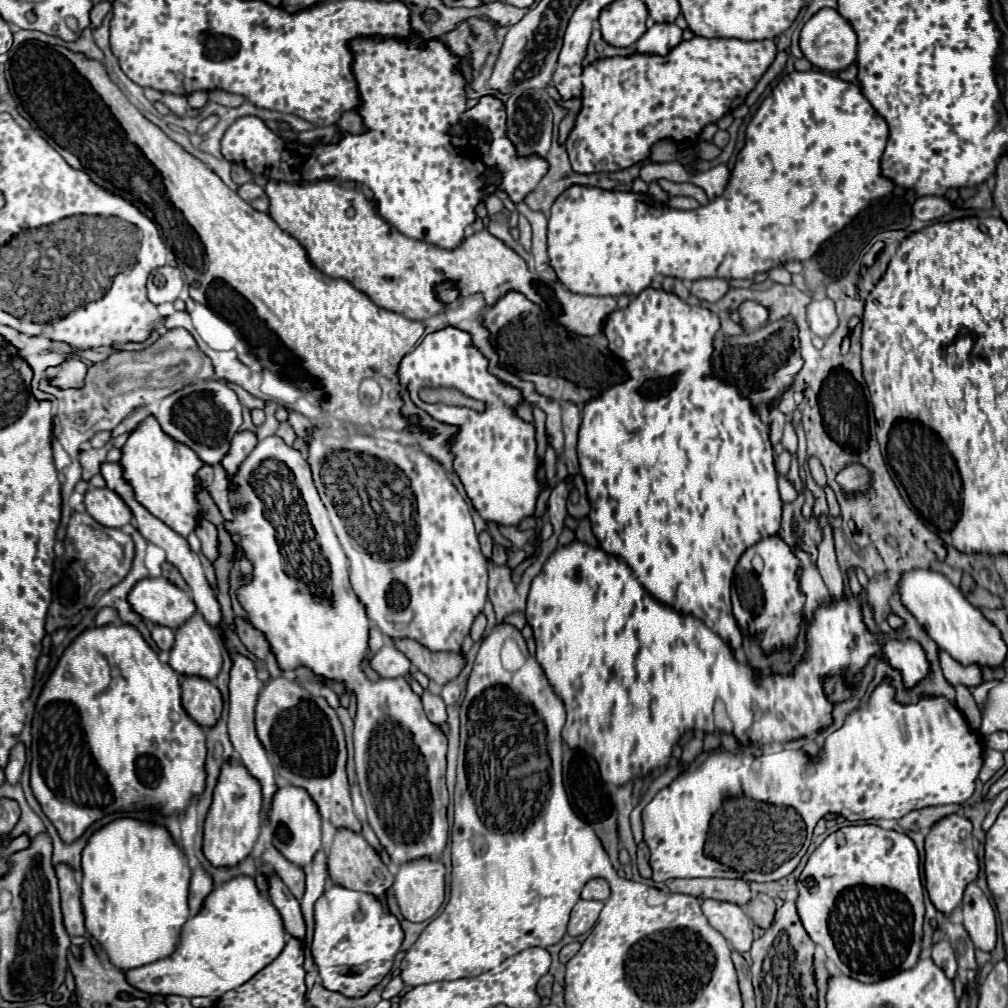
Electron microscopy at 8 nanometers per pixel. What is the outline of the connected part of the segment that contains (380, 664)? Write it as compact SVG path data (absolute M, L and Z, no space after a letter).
M393 644L383 646L383 648L371 658L371 668L377 670L379 676L383 676L383 678L409 676L409 678L417 680L417 682L427 690L427 688L429 688L429 678L427 678L423 672L419 672L419 670L415 670L415 668L411 668L411 666L413 666L413 664L409 662L409 658L407 658L403 652L399 652Z

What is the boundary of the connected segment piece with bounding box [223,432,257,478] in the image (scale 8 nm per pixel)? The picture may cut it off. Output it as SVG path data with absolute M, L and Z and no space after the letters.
M239 432L239 434L233 438L231 450L229 450L227 456L223 458L223 466L225 466L229 478L237 472L237 466L245 460L245 456L253 450L255 444L257 444L257 438L255 438L253 432Z

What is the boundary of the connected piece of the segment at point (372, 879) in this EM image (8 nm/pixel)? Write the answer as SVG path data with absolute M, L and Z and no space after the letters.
M347 828L337 830L335 840L331 844L331 850L329 850L329 856L327 856L327 868L329 868L329 876L335 884L349 888L349 890L373 894L379 900L385 898L387 890L393 884L393 874L387 870L387 866L383 864L379 854L367 844L367 840L361 834L347 830Z

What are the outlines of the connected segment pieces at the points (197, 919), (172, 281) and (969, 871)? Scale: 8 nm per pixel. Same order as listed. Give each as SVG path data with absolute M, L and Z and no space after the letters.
M237 876L217 886L205 898L199 914L185 922L181 942L169 958L133 968L127 972L127 980L149 994L179 994L185 998L207 996L217 1000L221 994L239 988L271 964L281 954L283 946L285 932L279 912L257 890L253 878Z
M171 266L155 268L147 280L147 296L153 304L177 300L181 294L181 288L183 288L183 282L181 282L179 270Z
M951 814L937 822L925 838L925 888L933 906L943 912L951 914L963 902L963 892L971 882L979 878L979 860L973 850L973 836L971 836L971 822L959 814Z

